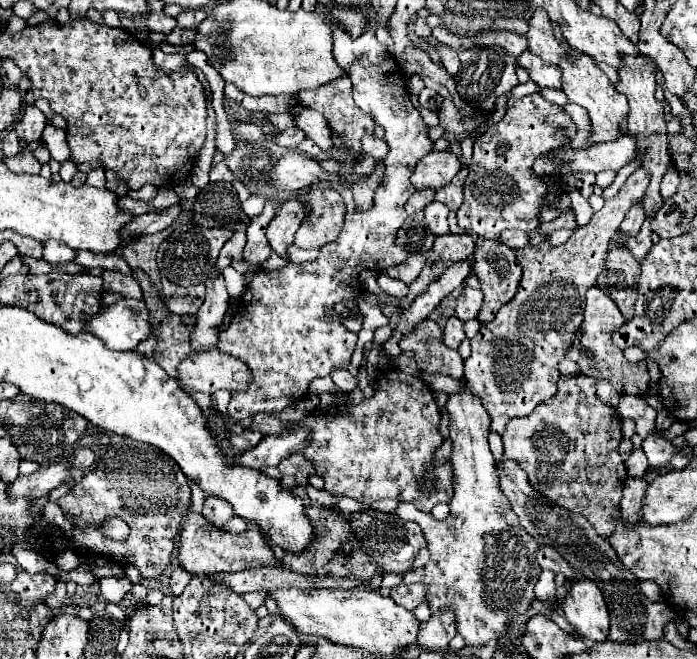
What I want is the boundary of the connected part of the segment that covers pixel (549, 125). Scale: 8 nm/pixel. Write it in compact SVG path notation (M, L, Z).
M540 93L526 95L522 99L508 97L504 117L488 127L488 131L476 139L470 159L470 171L464 181L464 203L458 209L458 225L484 239L498 239L504 229L534 231L538 227L540 205L556 201L560 183L548 177L536 177L532 163L542 153L564 143L564 135L558 129L576 129L570 115L556 103L546 101Z

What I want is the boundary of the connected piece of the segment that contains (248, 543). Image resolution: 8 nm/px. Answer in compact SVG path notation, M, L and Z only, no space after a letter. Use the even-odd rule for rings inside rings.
M188 511L186 519L182 523L182 535L180 535L180 547L178 547L178 559L182 567L192 575L210 575L210 573L238 573L246 569L258 569L258 567L280 567L286 569L282 559L274 555L270 545L258 537L258 531L246 531L242 535L226 533L212 523L208 523L200 513Z

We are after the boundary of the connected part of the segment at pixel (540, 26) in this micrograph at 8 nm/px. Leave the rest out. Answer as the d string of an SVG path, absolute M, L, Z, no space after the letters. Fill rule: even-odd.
M538 9L530 19L530 29L526 37L528 37L528 49L538 57L542 57L542 61L546 61L548 65L558 65L568 55L562 43L554 37L552 23L544 9Z

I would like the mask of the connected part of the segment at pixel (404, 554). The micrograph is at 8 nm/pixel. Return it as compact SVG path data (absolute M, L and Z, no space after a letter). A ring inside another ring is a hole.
M362 511L362 513L350 515L350 521L356 529L358 541L362 541L362 545L370 547L372 557L382 573L406 573L412 567L412 561L418 555L418 551L422 547L426 547L426 539L422 535L422 529L416 523L404 521L394 513Z

